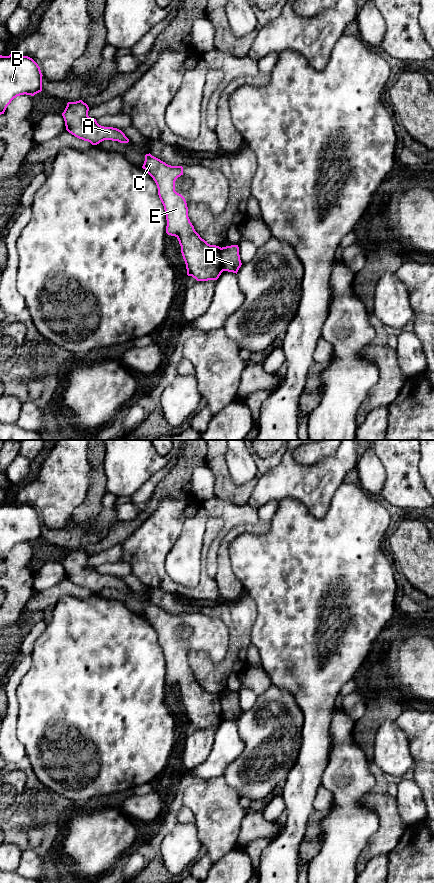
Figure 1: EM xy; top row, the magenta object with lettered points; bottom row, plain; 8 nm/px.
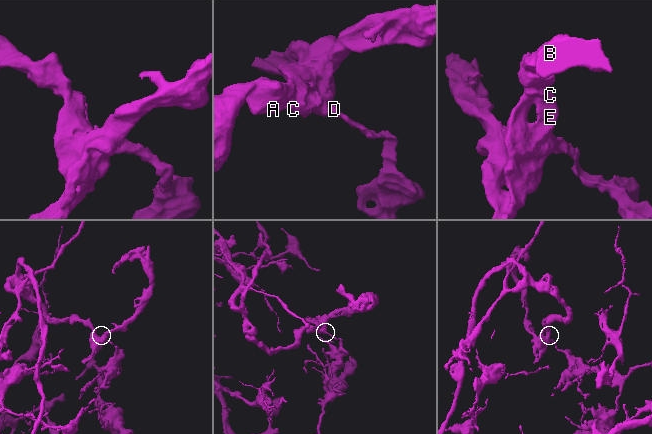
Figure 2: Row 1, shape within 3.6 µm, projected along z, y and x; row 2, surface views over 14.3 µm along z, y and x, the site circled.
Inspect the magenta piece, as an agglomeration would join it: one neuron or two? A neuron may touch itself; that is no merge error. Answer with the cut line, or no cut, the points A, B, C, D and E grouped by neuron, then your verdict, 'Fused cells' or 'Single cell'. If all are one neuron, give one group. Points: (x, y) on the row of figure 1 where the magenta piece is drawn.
Split along xy (220, 248), (220, 260), (223, 270). Groups: A B C E / D. Fused cells

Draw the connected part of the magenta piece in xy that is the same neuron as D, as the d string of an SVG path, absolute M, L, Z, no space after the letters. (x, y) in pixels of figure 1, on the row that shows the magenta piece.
M238 245L222 247L220 250L220 257L222 261L223 271L233 272L237 274L239 268L242 265Z

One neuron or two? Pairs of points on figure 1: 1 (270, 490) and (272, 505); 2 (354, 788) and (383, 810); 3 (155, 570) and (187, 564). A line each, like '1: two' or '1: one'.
1: two
2: two
3: two

